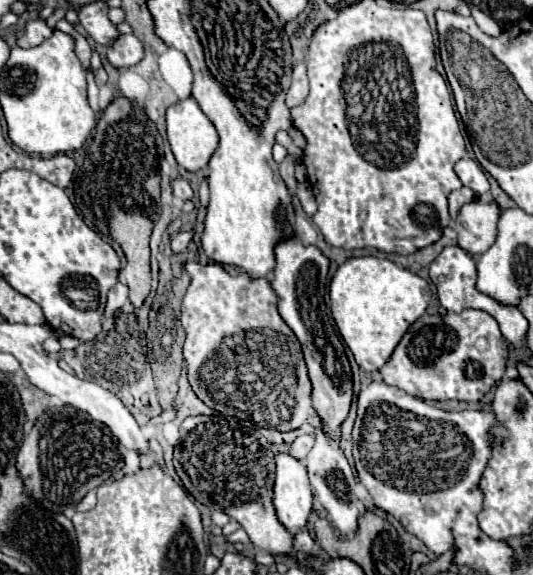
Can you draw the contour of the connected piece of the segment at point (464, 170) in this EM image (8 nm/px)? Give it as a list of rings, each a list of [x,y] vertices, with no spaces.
[[[462,158],[456,164],[456,174],[458,174],[458,178],[464,186],[468,186],[476,192],[476,196],[482,196],[482,194],[490,192],[490,184],[488,184],[486,174],[484,174],[484,170],[480,168],[478,162],[474,162],[470,158]]]

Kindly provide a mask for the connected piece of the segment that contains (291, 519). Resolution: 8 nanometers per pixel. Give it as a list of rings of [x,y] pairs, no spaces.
[[[290,454],[276,456],[274,510],[290,534],[302,530],[312,512],[312,490],[306,466]]]

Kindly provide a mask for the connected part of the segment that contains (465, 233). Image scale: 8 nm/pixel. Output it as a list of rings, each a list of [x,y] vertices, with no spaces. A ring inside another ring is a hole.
[[[470,202],[464,204],[456,218],[458,246],[470,256],[484,254],[496,238],[496,224],[500,218],[500,208],[496,202]]]

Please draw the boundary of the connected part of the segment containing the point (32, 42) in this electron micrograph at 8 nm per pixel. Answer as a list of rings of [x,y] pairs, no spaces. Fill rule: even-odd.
[[[28,20],[24,26],[24,34],[16,40],[18,46],[30,48],[30,46],[40,46],[46,38],[50,38],[56,32],[56,28],[48,26],[44,20]]]

